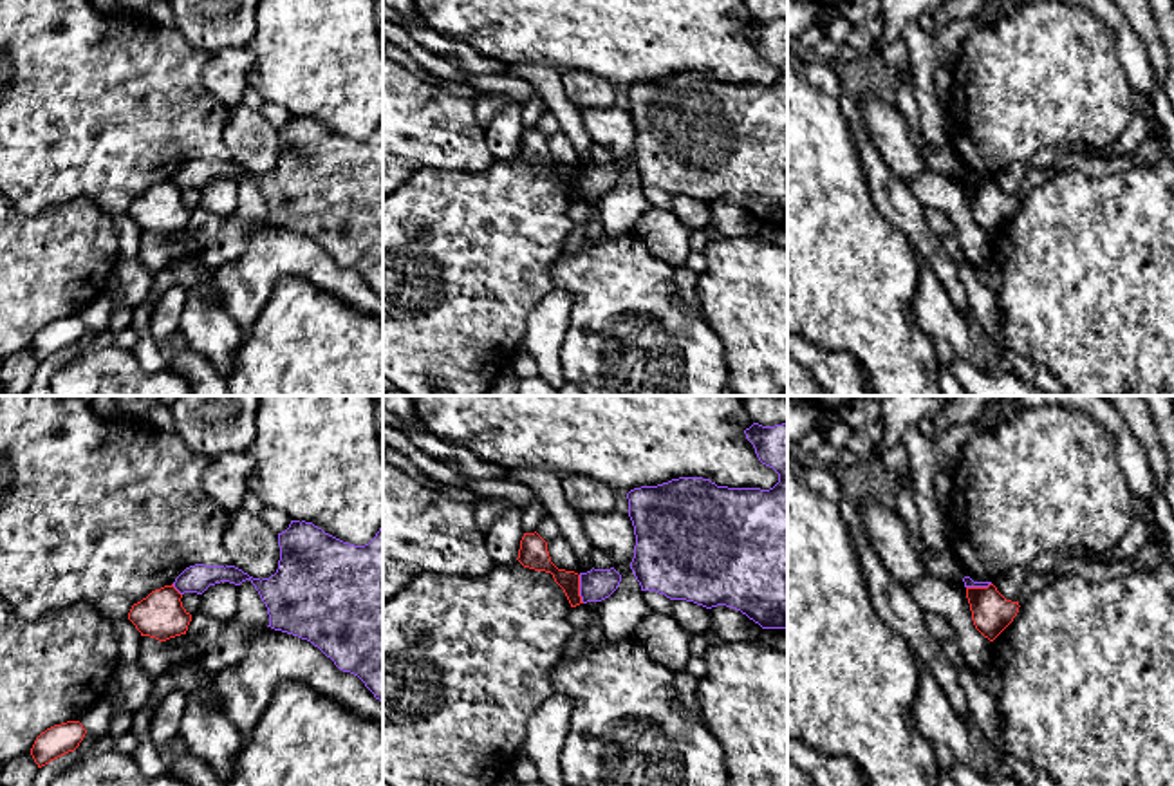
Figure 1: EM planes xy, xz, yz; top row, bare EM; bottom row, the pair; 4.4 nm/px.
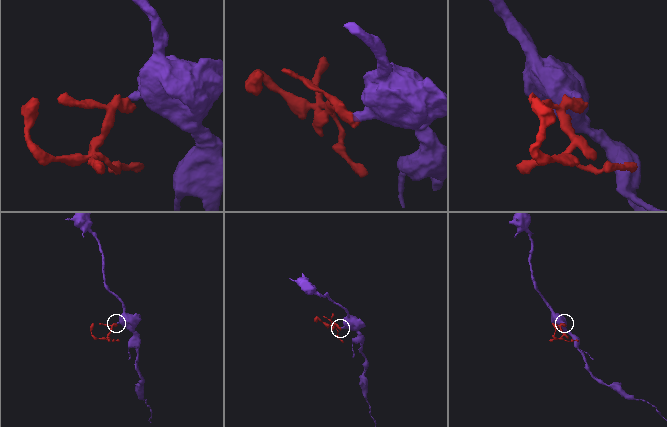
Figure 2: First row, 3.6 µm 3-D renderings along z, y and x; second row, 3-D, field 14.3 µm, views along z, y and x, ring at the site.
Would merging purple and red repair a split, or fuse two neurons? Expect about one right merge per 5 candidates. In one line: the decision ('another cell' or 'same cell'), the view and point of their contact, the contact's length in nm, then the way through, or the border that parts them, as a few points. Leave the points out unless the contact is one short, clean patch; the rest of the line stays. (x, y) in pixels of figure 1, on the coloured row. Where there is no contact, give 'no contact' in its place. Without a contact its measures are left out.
another cell; contact xz (580, 589); length 130 nm; border xz (578, 575), (578, 595), (584, 602)

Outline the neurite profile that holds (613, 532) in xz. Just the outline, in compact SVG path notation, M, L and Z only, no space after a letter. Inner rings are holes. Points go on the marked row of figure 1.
M621 511L580 515L583 531L594 549L605 551L612 567L621 575L618 589L600 604L600 623L610 643L632 636L639 620L650 611L641 598L630 562L634 558L636 535L629 515Z

